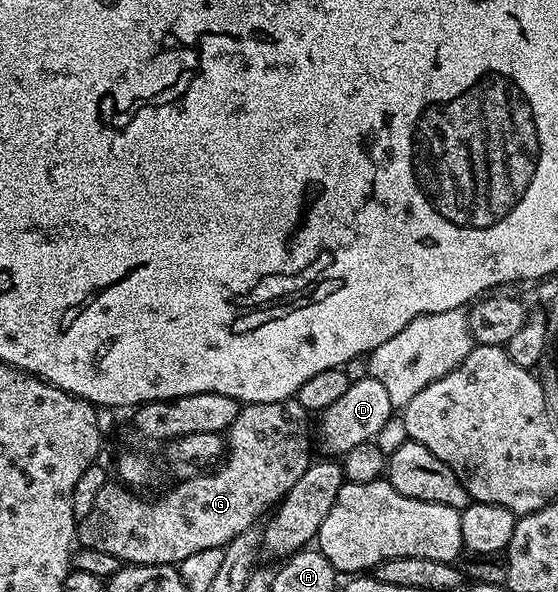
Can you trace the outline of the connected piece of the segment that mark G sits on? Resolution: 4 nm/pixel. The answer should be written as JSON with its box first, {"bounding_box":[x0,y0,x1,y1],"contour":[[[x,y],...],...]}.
{"bounding_box":[76,398,311,565],"contour":[[[296,398],[284,399],[278,403],[251,403],[242,406],[227,432],[227,450],[212,473],[196,475],[190,479],[174,482],[170,491],[162,493],[158,499],[140,499],[128,486],[117,481],[107,481],[95,496],[91,513],[79,520],[76,542],[82,548],[102,550],[121,560],[122,564],[178,565],[193,553],[205,549],[224,548],[239,533],[250,530],[253,522],[276,508],[291,485],[307,473],[311,462],[309,437],[311,441],[310,412],[299,405]]]}

